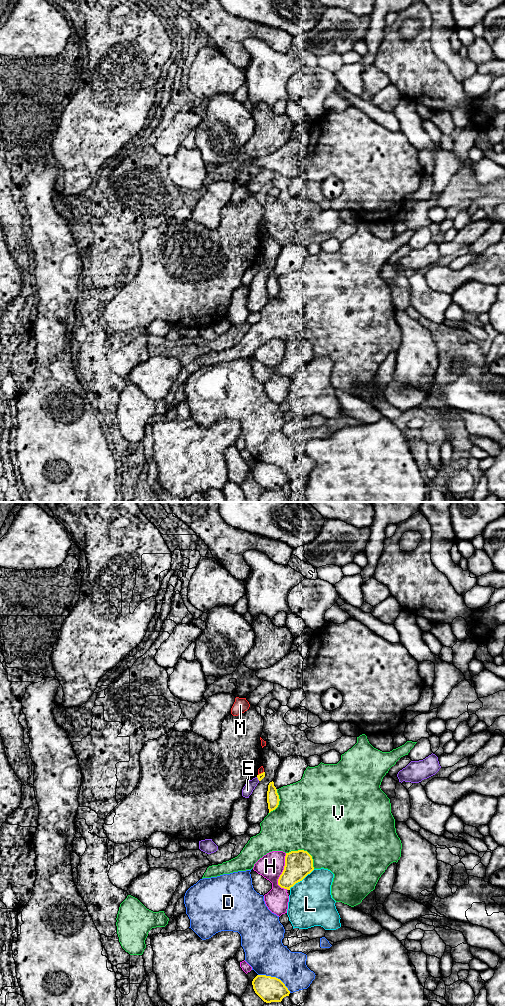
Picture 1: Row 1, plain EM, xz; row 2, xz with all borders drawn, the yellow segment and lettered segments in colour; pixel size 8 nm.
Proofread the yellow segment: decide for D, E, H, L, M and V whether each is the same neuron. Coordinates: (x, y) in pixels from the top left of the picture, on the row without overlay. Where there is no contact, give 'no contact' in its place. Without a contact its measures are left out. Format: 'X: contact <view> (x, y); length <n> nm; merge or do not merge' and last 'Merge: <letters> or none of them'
D: contact xz (275, 465); length 300 nm; do not merge
E: contact xz (258, 267); length 40 nm; do not merge
H: contact xz (282, 360); length 300 nm; do not merge
L: contact xz (301, 368); length 260 nm; do not merge
M: contact xz (261, 261); length 60 nm; do not merge
V: contact xz (305, 339); length 260 nm; do not merge
Merge: none of them

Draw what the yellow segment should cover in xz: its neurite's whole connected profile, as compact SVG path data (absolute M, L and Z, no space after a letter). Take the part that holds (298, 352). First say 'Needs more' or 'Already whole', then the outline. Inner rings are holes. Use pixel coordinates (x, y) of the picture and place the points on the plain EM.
Already whole. M304 338L286 341L285 354L278 367L281 376L290 378L314 358L312 344Z

